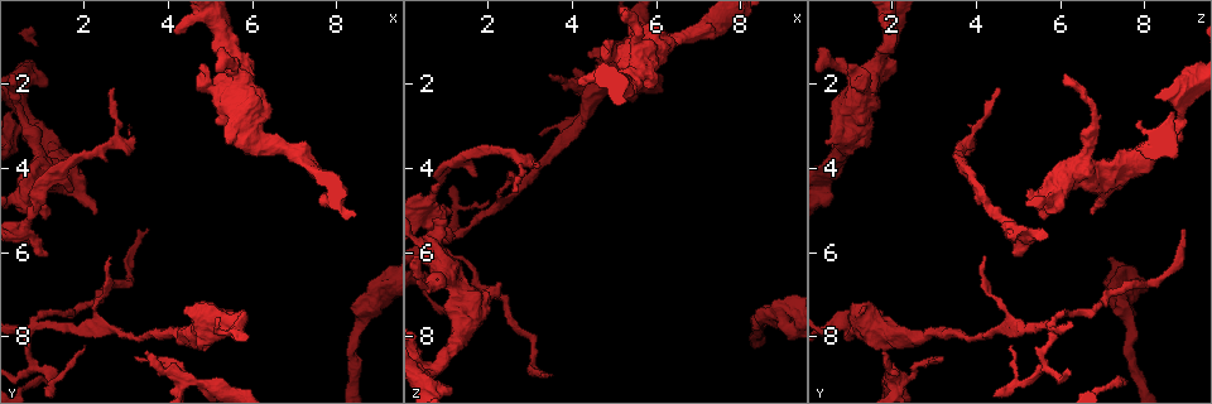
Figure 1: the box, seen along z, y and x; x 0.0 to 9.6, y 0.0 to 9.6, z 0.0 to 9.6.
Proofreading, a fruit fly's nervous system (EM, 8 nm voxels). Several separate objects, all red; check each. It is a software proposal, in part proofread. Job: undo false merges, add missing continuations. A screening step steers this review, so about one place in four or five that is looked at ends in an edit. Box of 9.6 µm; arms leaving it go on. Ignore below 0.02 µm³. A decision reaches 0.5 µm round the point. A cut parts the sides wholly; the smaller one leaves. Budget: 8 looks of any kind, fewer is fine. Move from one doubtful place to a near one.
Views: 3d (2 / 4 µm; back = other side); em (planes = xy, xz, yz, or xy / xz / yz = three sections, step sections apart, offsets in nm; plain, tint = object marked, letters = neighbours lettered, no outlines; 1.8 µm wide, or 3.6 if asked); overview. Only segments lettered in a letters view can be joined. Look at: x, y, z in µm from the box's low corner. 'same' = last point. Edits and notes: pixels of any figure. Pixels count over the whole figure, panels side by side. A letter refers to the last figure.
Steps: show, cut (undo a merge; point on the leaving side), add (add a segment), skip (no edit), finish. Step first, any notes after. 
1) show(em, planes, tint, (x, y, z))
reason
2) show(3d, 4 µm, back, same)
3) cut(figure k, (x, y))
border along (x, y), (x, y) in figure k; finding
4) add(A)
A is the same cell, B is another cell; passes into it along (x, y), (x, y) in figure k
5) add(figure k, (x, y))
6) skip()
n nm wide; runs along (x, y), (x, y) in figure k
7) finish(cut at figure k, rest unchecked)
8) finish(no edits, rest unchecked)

show(3d, 4 µm, (0.75, 3.00, 8.70))

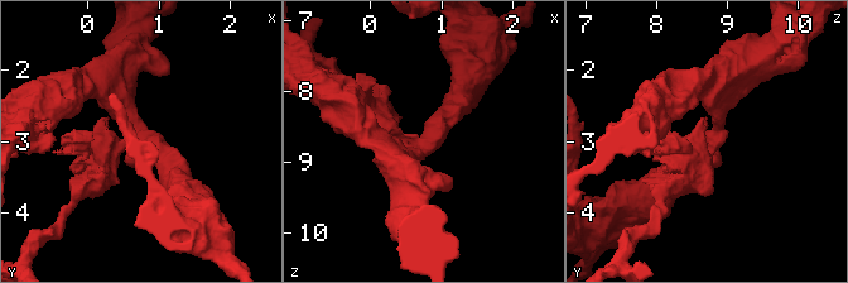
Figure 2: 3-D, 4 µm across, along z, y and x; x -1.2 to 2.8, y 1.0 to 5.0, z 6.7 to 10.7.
show(em, xy, step 8, tint, (0.75, 3.00, 8.75))
now the EM

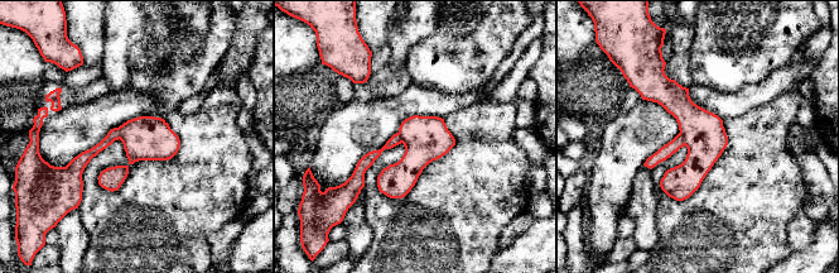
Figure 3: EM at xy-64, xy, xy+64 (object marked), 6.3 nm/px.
show(em, planes, letters, same)
another direction

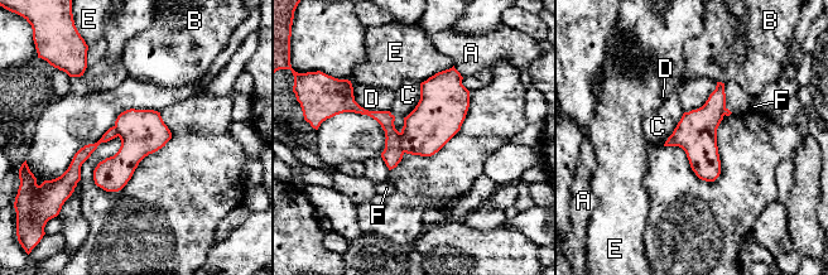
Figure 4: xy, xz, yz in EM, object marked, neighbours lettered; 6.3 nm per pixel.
cut(figure 4, (393, 153))
D touches over 320 nm; A, B, C, D, E and F are other cells; border along (399, 133), (404, 152) in figure 4; two cells meet here

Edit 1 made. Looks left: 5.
show(overview)

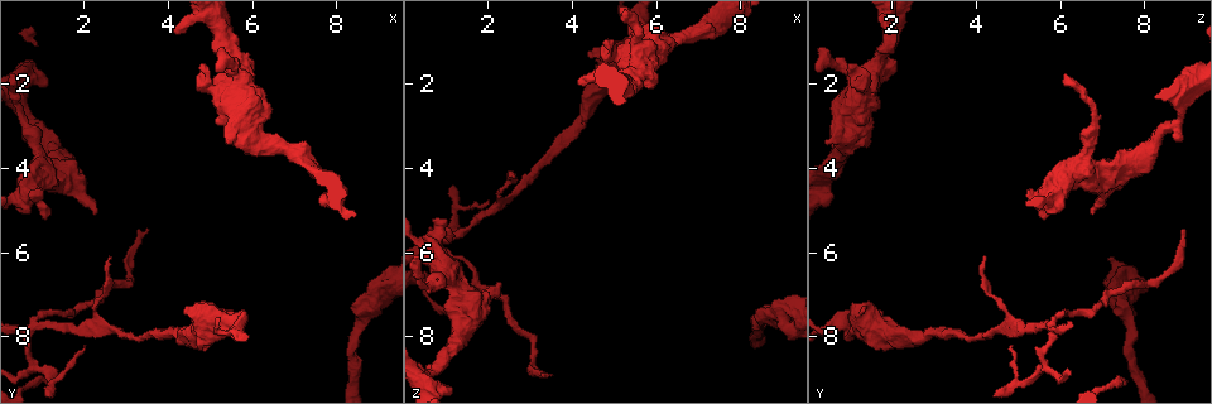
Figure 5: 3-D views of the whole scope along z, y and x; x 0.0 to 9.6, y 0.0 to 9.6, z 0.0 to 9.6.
show(3d, 2 µm, (0.85, 7.65, 5.70))
abrupt turn

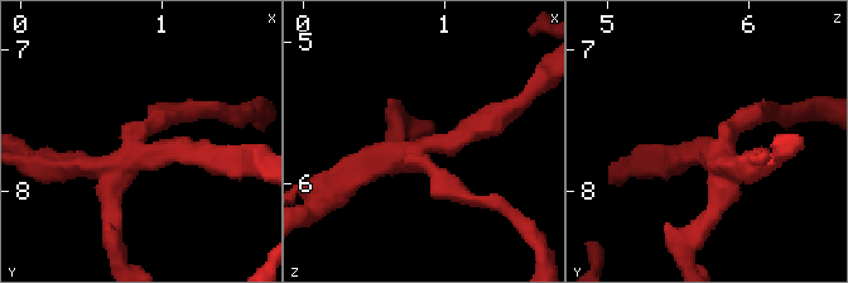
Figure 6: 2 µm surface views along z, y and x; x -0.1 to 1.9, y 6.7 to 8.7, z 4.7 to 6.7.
show(em, planes, letters, (0.88, 7.68, 5.74))
4 arms

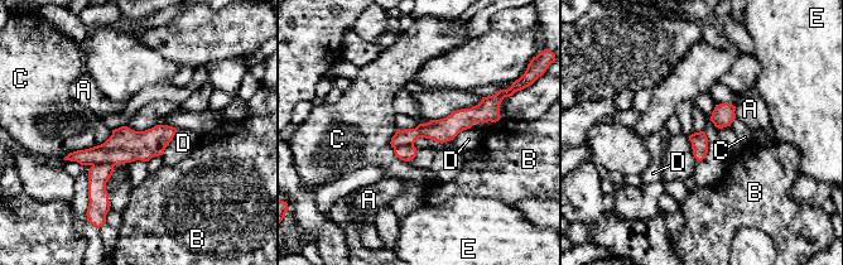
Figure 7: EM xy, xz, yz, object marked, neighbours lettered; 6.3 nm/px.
cut(figure 7, (99, 176))
A, B, C, D and E are other cells; border along (114, 164), (92, 165) in figure 7; two cells meet here

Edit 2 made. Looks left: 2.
show(overview)
see it whole again

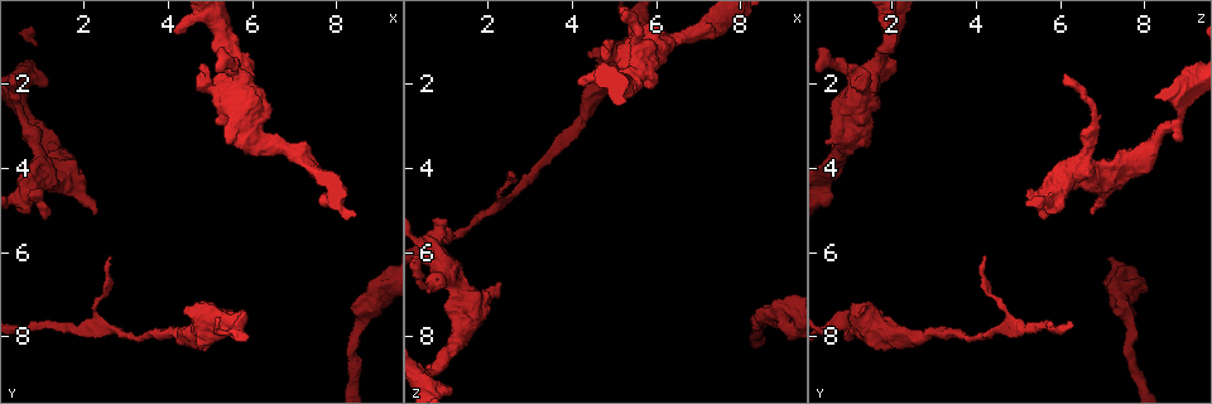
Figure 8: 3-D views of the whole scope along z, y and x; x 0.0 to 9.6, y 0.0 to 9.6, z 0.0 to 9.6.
show(em, 3.6 µm, planes, letters, (5.60, 1.95, 1.40))
sharp bend

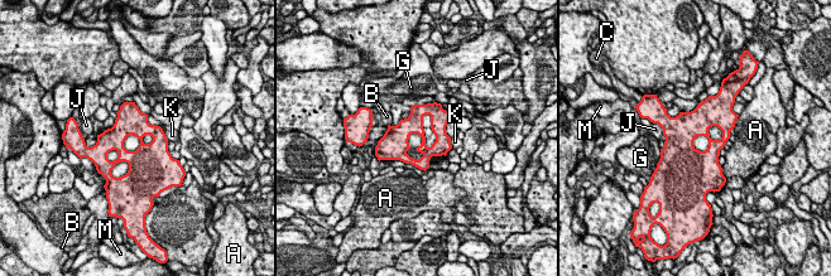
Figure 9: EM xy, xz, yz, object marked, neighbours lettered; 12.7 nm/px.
skip()
160 nm wide; A, B, C, G, J, K and M are other cells; border along (658, 125), (663, 134) in figure 9; all the same cell

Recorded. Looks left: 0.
finish(cut at figure 4, cut at figure 7, rest unchecked)

